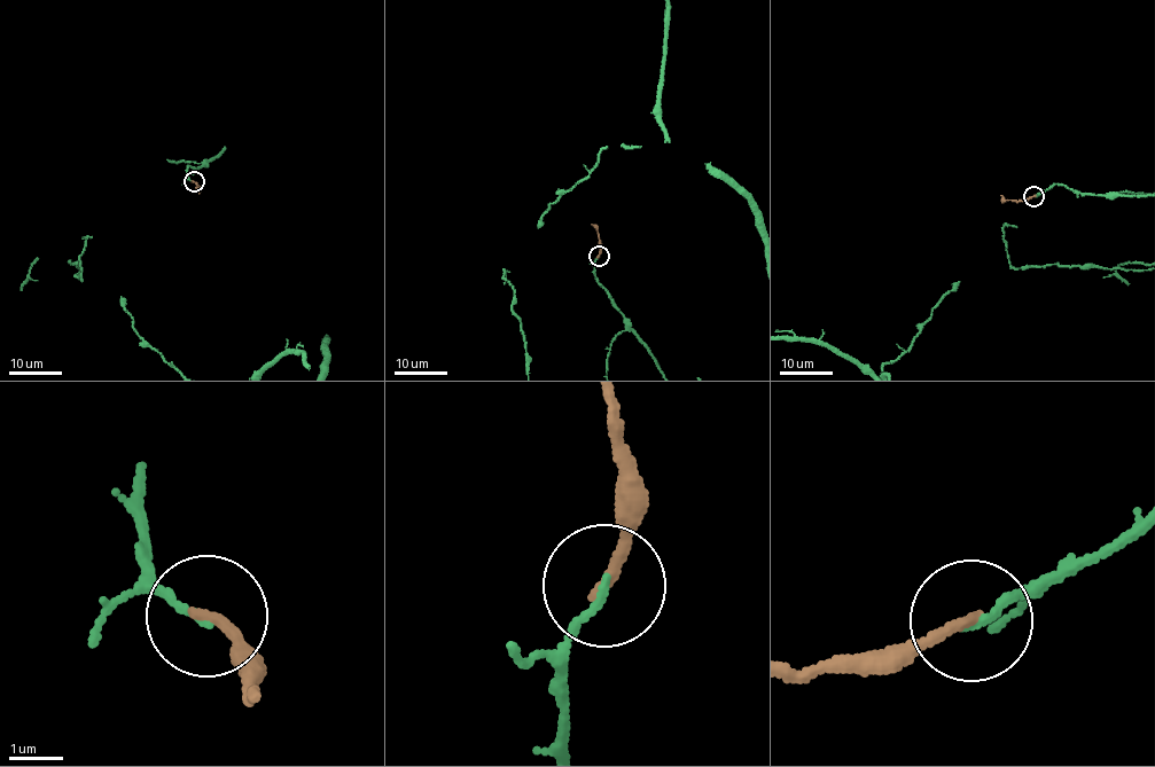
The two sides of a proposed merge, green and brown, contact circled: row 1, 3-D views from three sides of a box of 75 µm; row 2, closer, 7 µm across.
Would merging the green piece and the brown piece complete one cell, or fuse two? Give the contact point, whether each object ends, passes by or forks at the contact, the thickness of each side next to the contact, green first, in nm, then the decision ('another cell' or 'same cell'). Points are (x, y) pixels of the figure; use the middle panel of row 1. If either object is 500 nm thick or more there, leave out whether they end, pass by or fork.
at (599, 256); green ends there; brown ends there; 130 nm thick on the green side, 200 nm on the other; another cell

